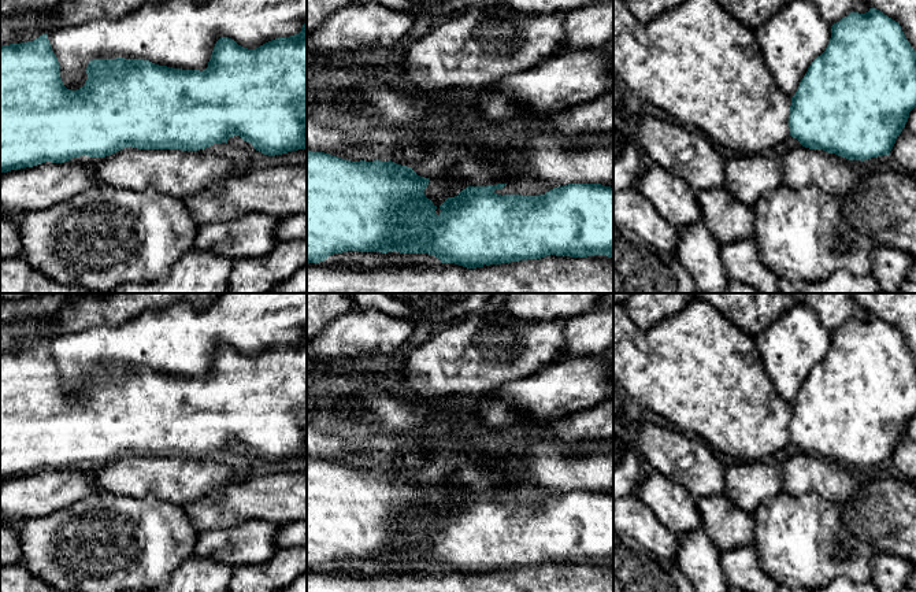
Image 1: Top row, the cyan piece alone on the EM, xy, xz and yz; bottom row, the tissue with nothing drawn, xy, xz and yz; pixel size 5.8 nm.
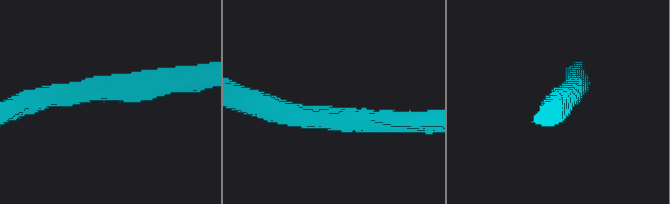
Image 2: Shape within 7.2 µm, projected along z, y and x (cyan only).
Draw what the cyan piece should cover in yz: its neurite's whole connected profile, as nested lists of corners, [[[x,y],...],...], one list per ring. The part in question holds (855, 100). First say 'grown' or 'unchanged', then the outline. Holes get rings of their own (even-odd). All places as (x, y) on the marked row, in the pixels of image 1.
grown | [[[791,0],[782,10],[775,12],[765,23],[754,30],[756,41],[761,49],[763,60],[771,73],[778,88],[791,97],[789,127],[790,136],[809,149],[823,149],[828,153],[846,158],[849,160],[867,160],[883,155],[890,155],[897,137],[905,127],[909,112],[916,107],[916,52],[906,40],[898,22],[893,21],[882,11],[869,8],[865,14],[850,12],[839,22],[830,26],[820,15],[811,0]]]

